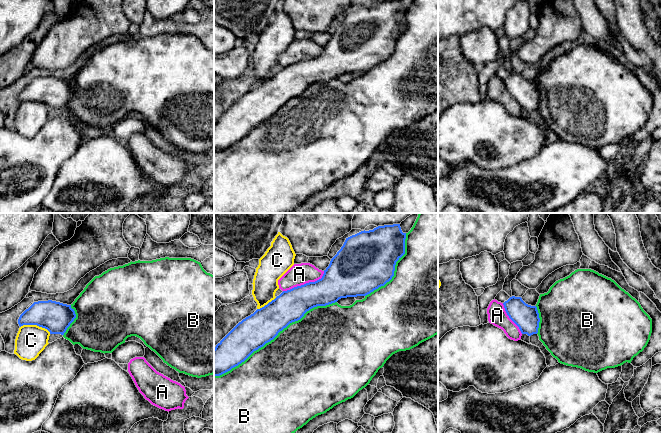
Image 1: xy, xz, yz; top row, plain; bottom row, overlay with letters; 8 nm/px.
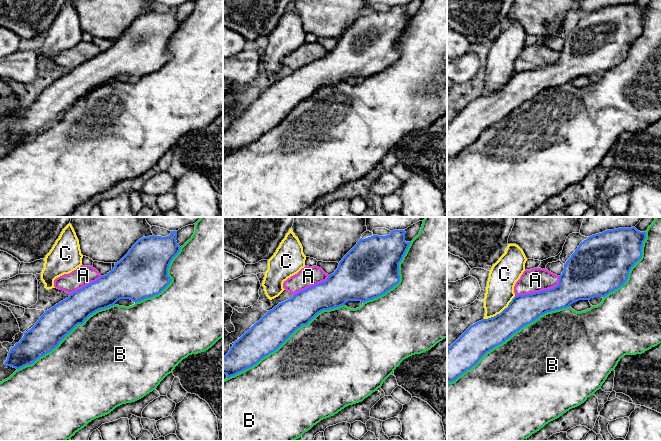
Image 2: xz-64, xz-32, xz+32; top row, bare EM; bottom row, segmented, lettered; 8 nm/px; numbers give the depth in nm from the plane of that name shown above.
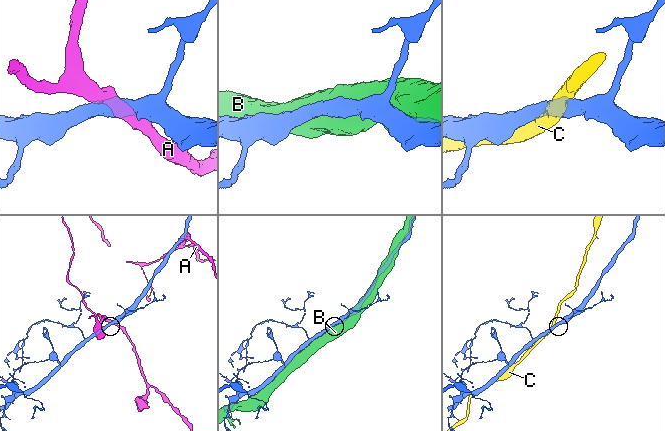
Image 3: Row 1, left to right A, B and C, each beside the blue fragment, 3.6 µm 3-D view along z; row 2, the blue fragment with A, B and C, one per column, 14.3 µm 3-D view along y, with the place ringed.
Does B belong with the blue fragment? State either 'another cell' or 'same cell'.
same cell

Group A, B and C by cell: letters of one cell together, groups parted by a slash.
A / B / C

